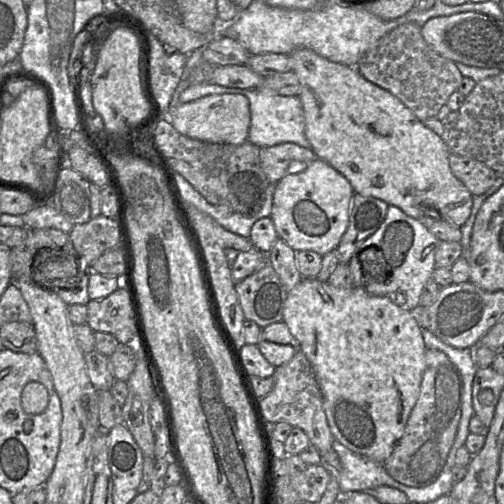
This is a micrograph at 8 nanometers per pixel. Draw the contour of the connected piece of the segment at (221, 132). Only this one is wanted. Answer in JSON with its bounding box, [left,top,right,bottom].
[167,94,251,145]

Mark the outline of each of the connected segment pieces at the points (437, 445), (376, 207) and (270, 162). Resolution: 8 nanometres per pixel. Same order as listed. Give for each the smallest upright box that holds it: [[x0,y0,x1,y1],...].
[[384,348,463,488],[336,193,389,263],[261,142,318,183]]

